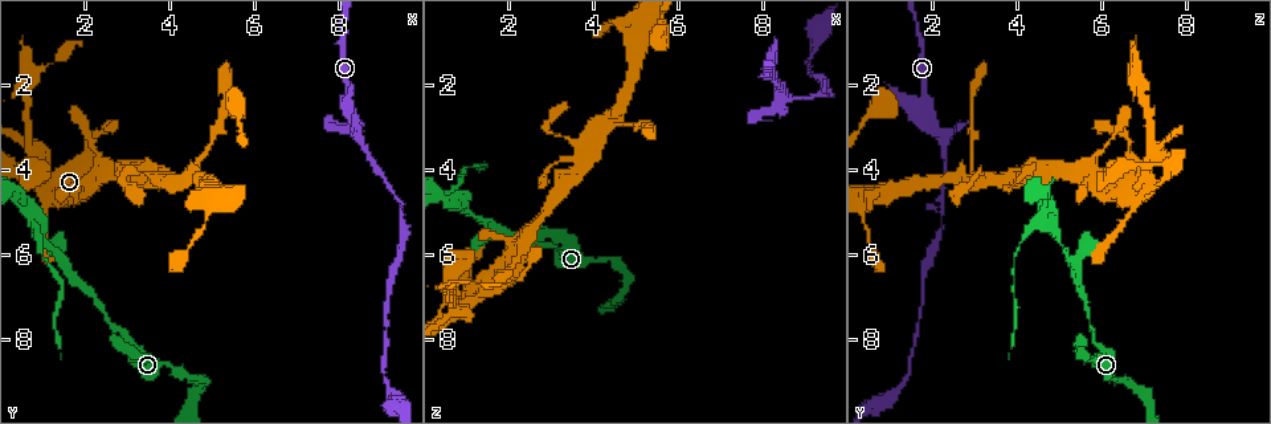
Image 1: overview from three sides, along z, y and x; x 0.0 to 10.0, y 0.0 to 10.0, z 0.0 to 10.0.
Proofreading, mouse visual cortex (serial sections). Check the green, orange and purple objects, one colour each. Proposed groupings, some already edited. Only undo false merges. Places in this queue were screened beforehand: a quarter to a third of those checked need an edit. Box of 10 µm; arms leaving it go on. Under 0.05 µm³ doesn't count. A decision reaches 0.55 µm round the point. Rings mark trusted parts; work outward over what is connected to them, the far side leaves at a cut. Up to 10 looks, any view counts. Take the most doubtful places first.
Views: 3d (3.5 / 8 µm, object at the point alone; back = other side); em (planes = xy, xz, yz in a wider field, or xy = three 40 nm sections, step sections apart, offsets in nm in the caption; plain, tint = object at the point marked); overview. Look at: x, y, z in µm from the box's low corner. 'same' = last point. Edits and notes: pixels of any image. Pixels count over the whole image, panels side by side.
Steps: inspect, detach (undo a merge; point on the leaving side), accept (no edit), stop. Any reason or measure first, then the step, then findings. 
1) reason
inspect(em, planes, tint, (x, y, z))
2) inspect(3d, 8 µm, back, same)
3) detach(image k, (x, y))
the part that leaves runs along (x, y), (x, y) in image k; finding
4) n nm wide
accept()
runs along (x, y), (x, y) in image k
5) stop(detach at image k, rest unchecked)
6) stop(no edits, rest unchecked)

inspect(3d, 3.5 µm, (1.50, 6.35, 5.40))

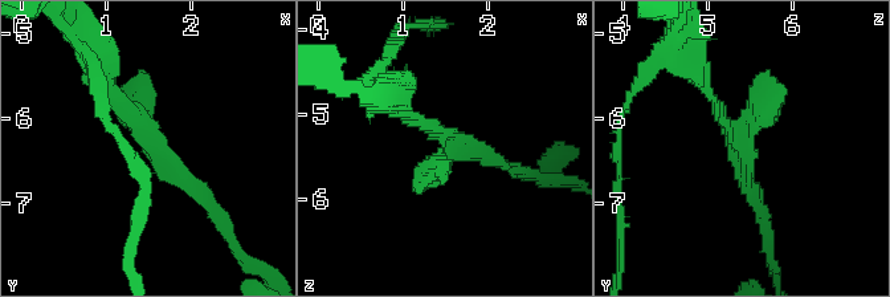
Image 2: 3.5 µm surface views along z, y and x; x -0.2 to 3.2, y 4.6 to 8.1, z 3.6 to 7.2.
inspect(em, xy, step 5, plain, (1.55, 6.35, 5.35))

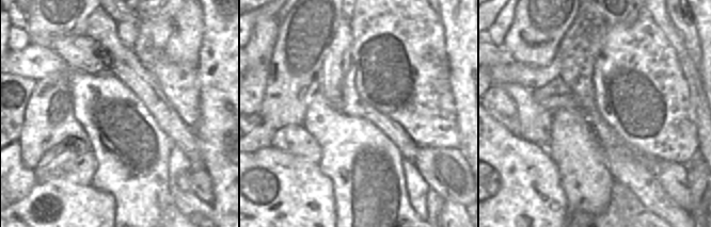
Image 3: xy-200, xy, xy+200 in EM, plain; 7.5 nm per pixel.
inspect(em, xy, step 5, tint, same)

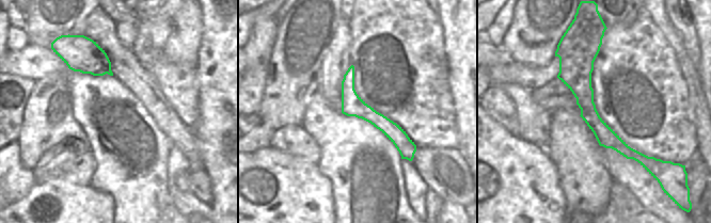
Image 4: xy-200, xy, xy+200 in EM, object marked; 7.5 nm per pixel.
accept()
runs along (597, 45), (583, 59), (588, 113), (641, 159) in image 4; continuous, no second cell

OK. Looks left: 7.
branch point
inspect(3d, 3.5 µm, back, (8.40, 3.20, 2.20))

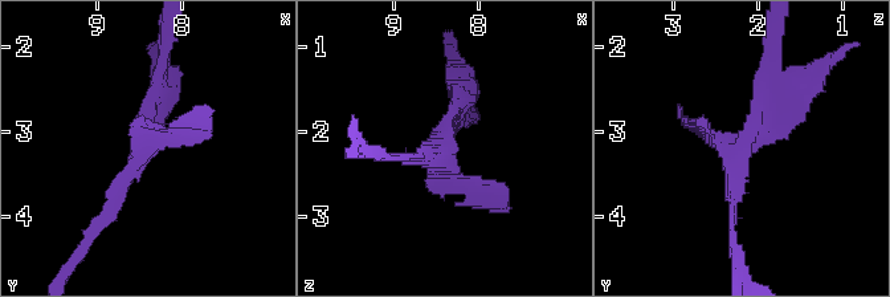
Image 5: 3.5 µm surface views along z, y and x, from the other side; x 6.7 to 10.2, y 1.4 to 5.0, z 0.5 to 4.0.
inspect(em, xy, step 5, plain, (8.40, 3.20, 2.25))

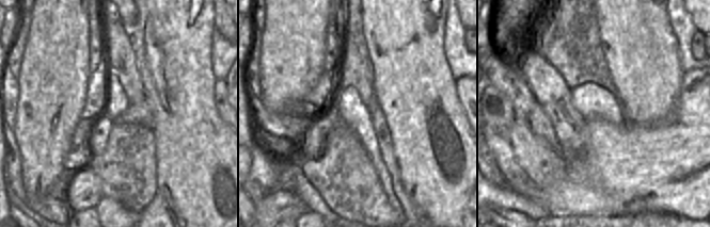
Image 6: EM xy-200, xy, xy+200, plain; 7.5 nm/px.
inspect(em, xy, step 5, tint, same)

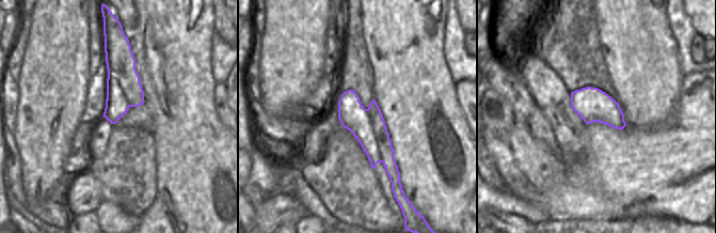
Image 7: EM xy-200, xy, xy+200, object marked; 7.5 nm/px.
detach(image 5, (454, 65))
border along (367, 109), (378, 150), (383, 161) in image 7; two cells meet here

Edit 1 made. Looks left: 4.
redraw
inspect(overview)

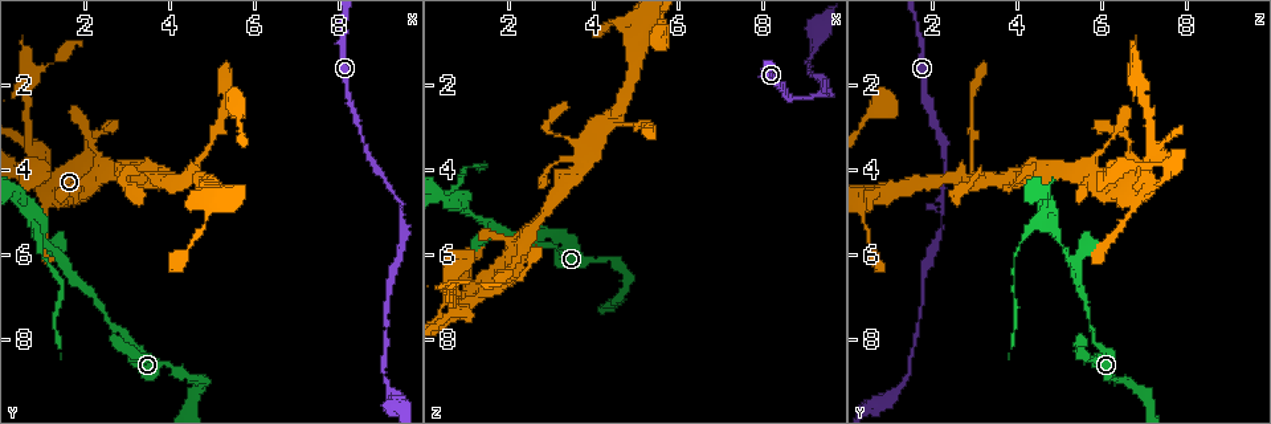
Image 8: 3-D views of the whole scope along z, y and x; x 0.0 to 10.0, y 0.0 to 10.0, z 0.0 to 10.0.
sharp bend
inspect(3d, 3.5 µm, back, (4.80, 9.00, 6.45))

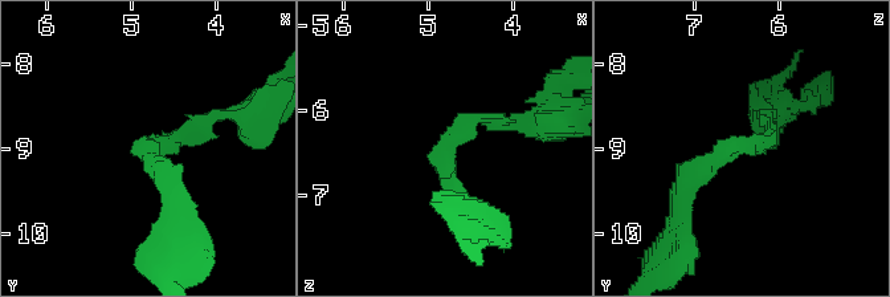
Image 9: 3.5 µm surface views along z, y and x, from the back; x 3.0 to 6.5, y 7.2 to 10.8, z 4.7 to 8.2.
arms of 150, 250 nm
inspect(em, planes, tint, (4.80, 8.95, 6.50))

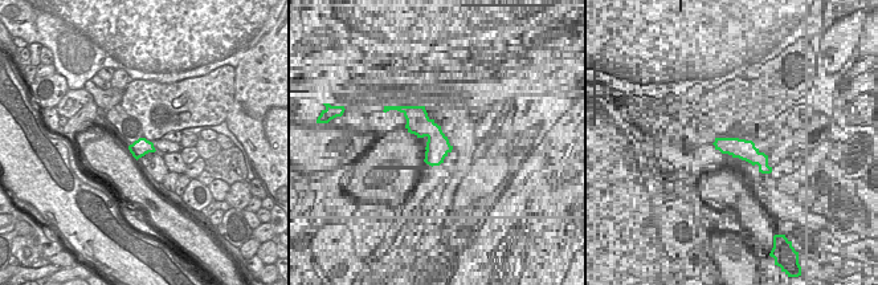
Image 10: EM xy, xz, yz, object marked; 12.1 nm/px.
inspect(em, xy, step 1, tint, same)

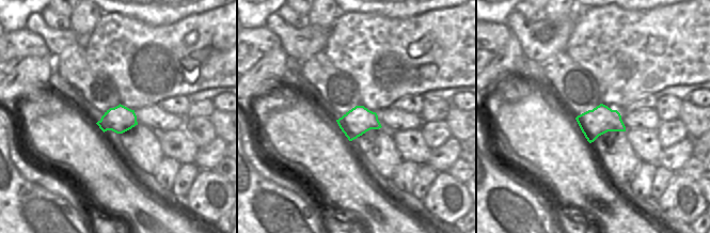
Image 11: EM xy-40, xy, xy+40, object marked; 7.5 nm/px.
accept()
continuous, no second cell

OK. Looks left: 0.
stop(detach at image 5, rest unchecked)

